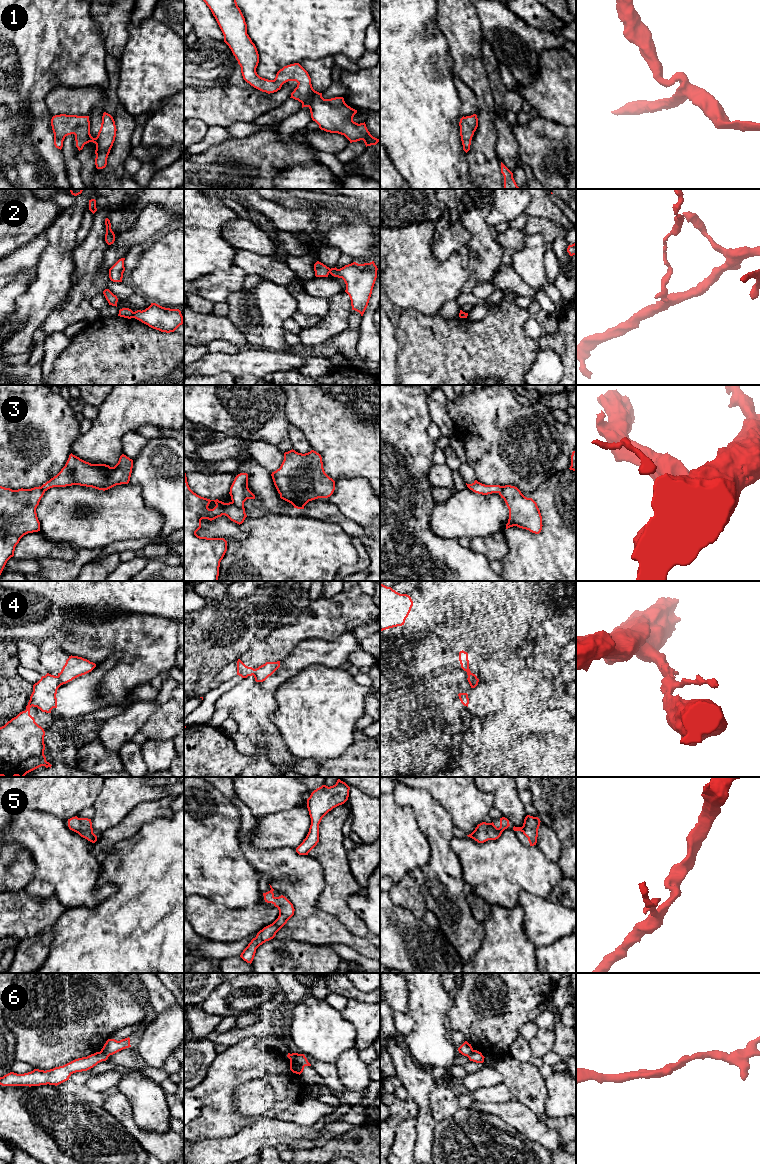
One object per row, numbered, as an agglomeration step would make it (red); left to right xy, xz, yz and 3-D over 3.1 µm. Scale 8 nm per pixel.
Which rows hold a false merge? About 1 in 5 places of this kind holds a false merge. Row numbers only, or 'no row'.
2, 3, 4, 6

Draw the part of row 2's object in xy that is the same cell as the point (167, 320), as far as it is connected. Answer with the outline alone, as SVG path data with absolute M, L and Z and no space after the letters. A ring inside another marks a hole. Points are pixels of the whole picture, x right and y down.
M151 303L145 310L135 311L133 318L166 333L174 332L184 321L179 309L165 308L156 303Z

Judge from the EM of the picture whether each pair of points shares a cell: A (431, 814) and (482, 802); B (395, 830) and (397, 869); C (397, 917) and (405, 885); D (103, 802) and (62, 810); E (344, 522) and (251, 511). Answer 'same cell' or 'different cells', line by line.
A: different cells
B: same cell
C: different cells
D: different cells
E: same cell

